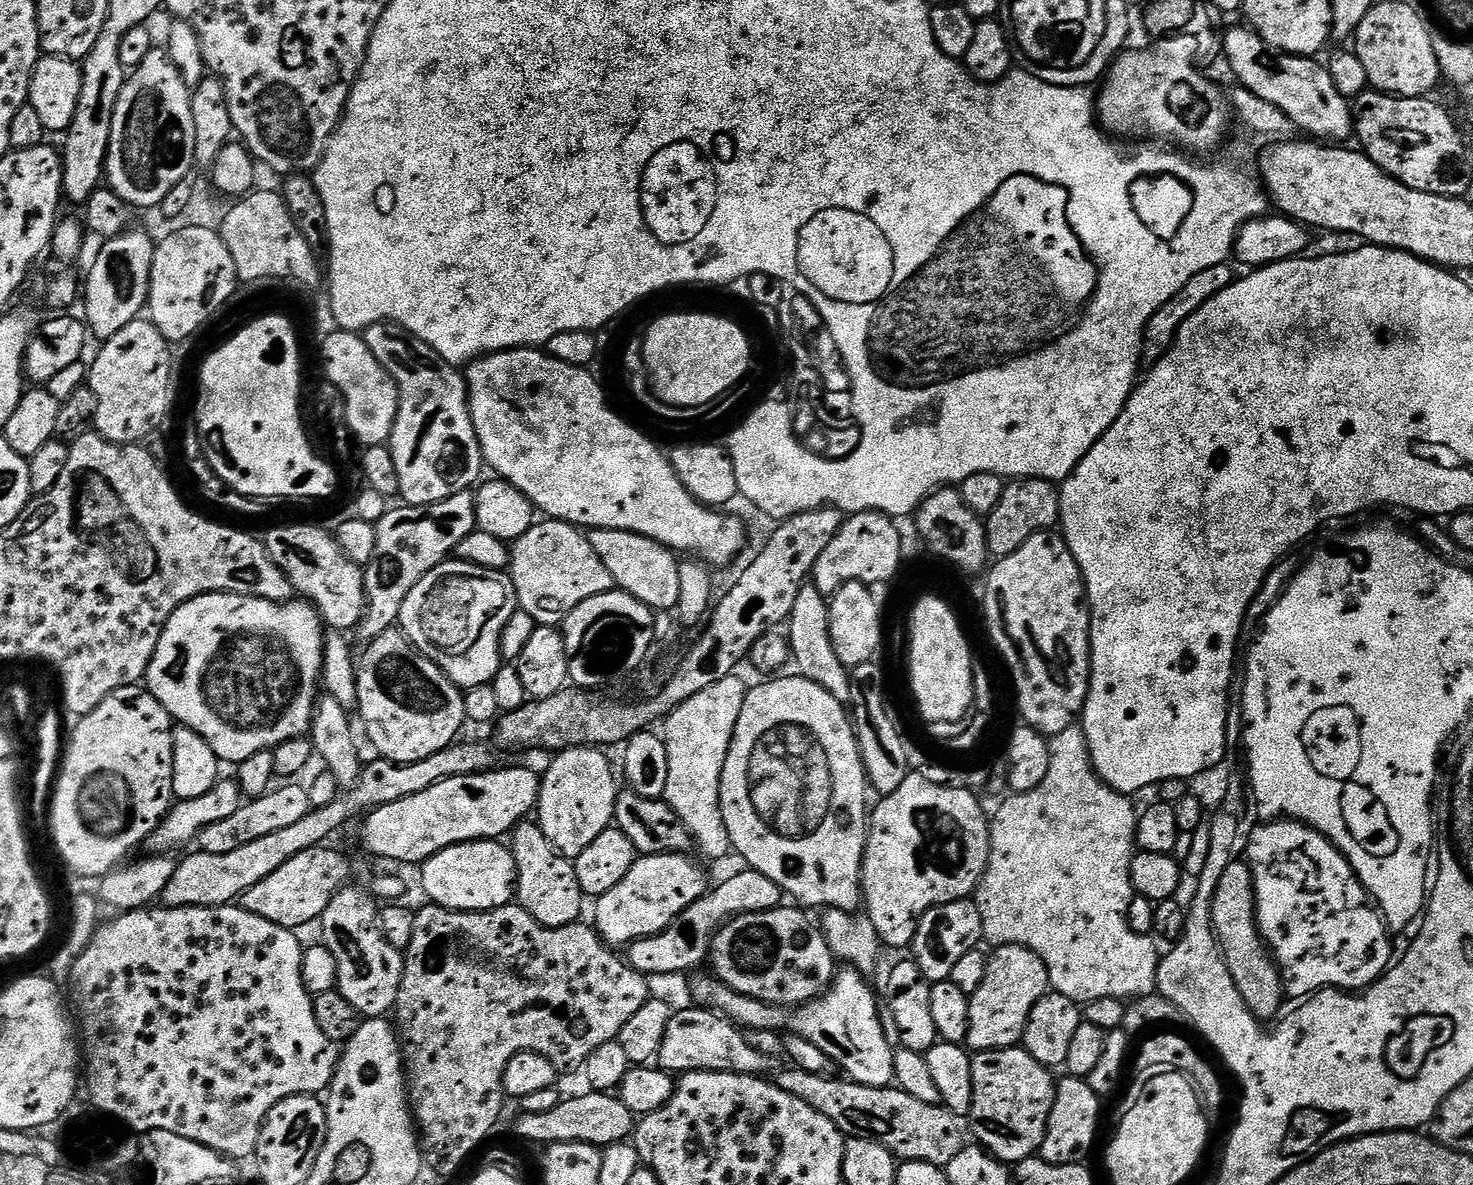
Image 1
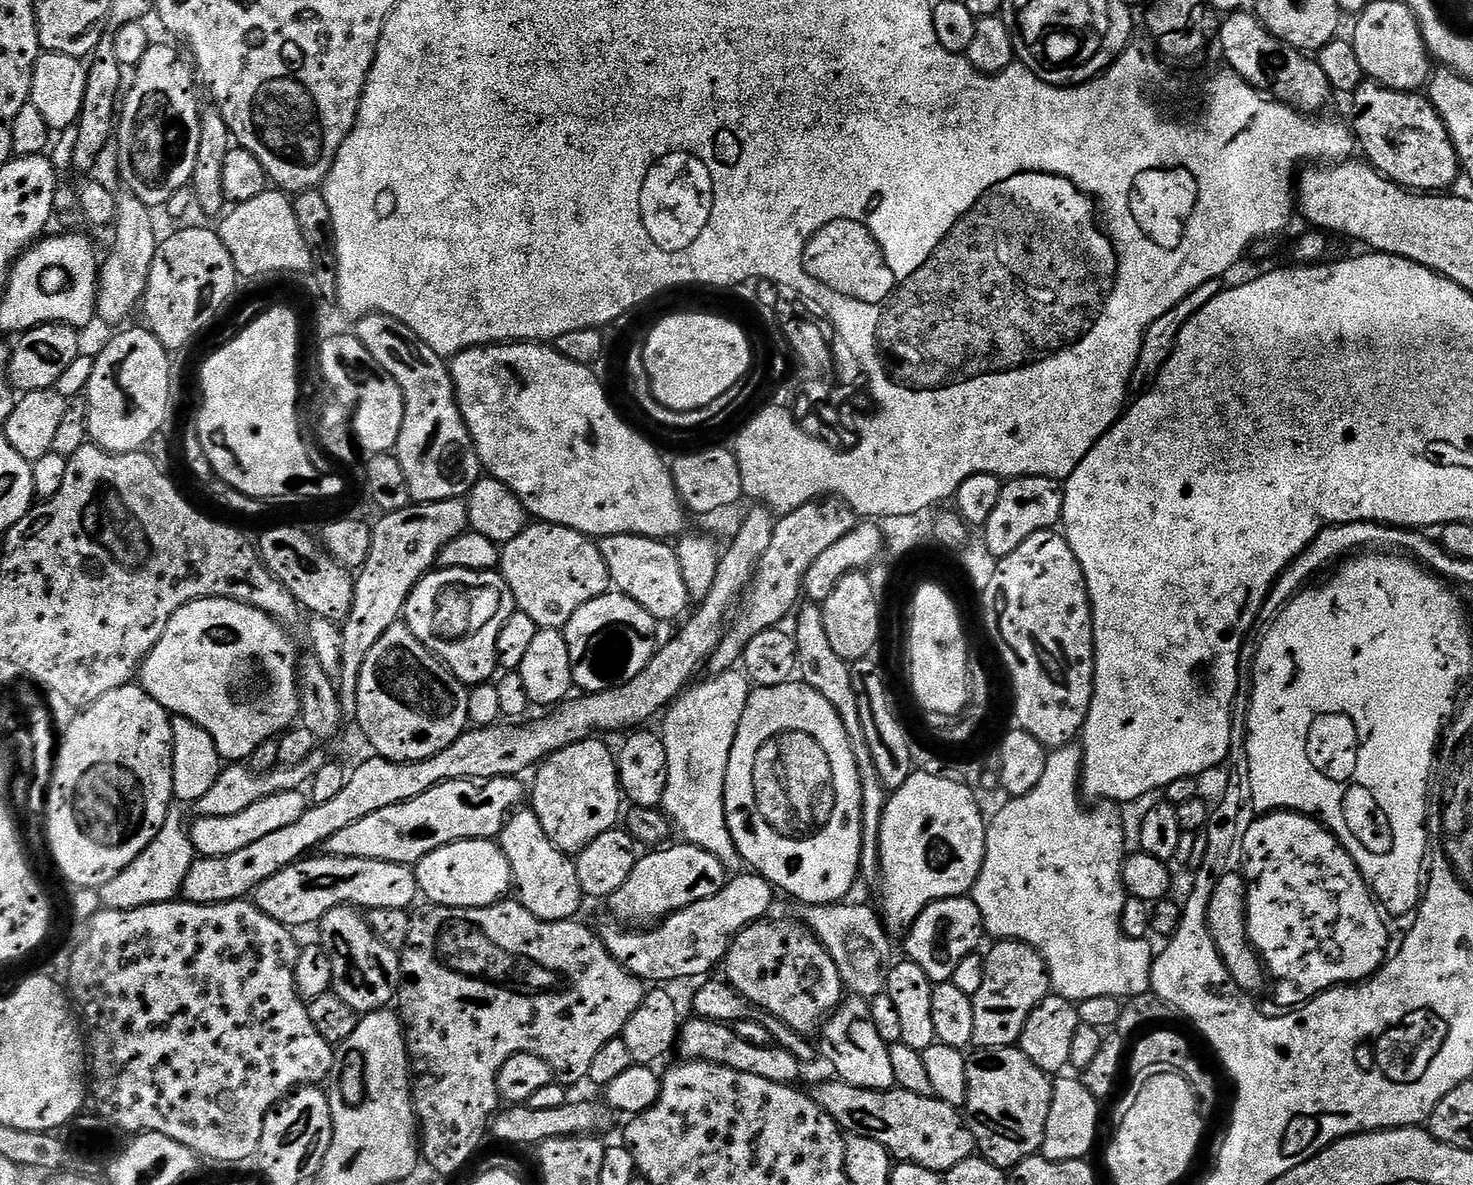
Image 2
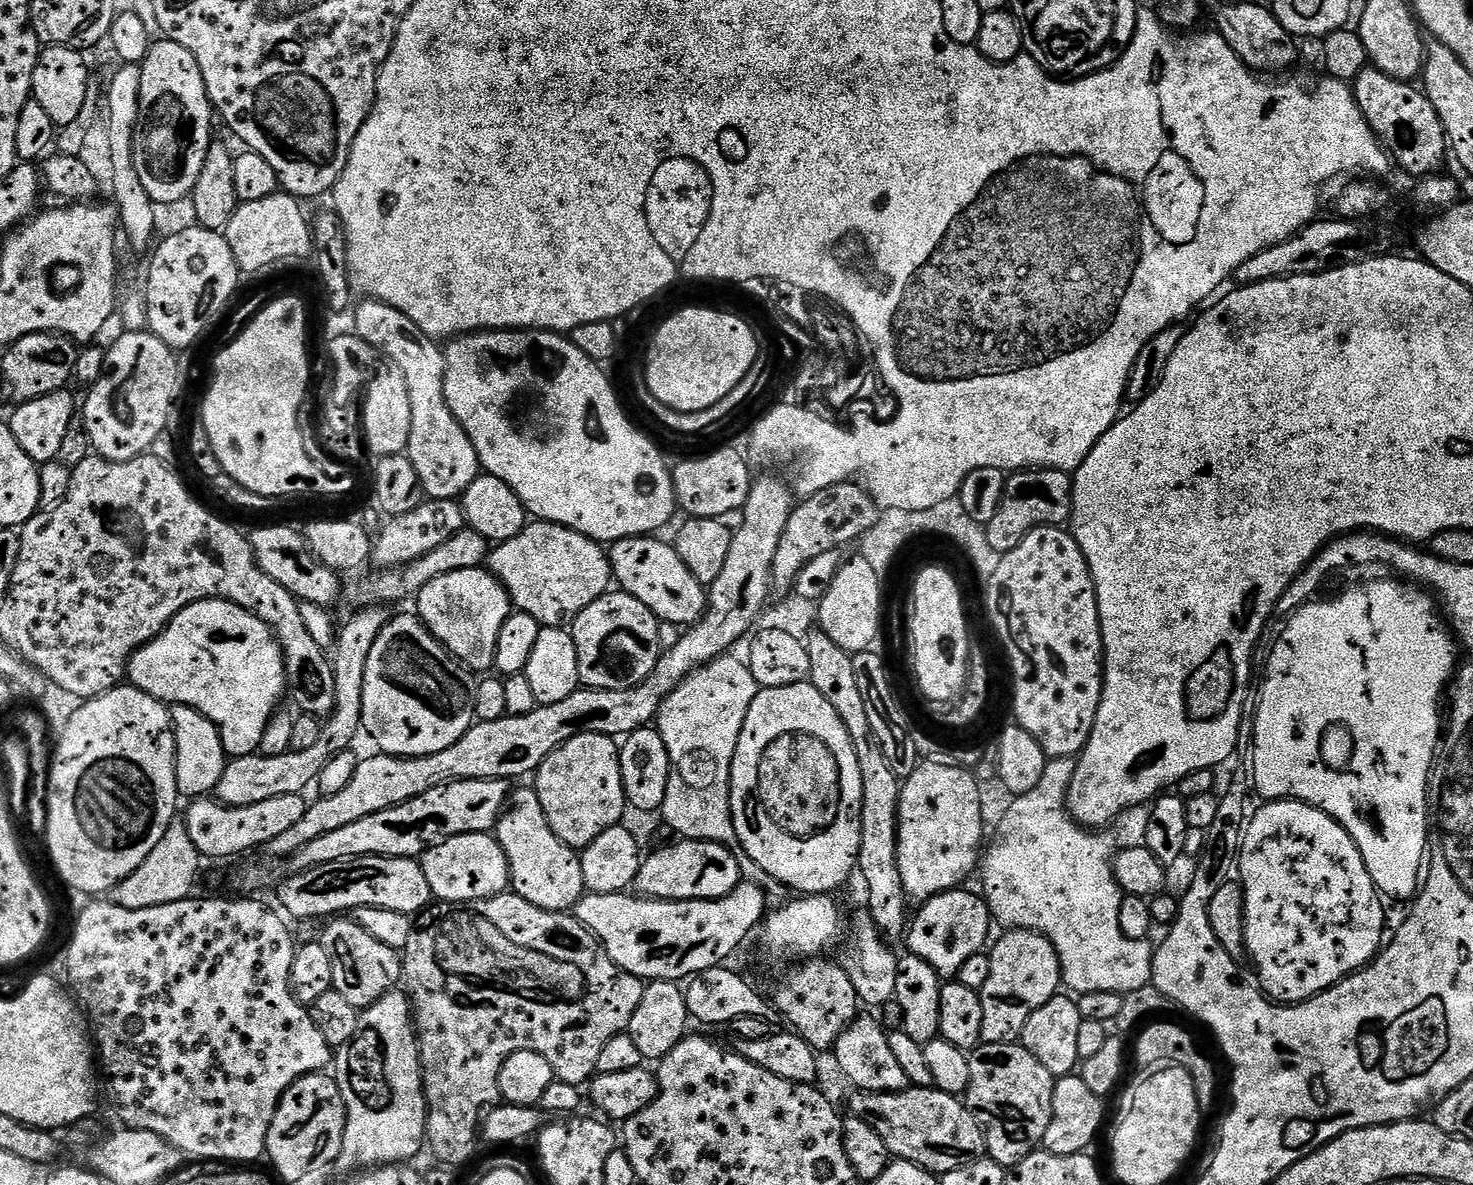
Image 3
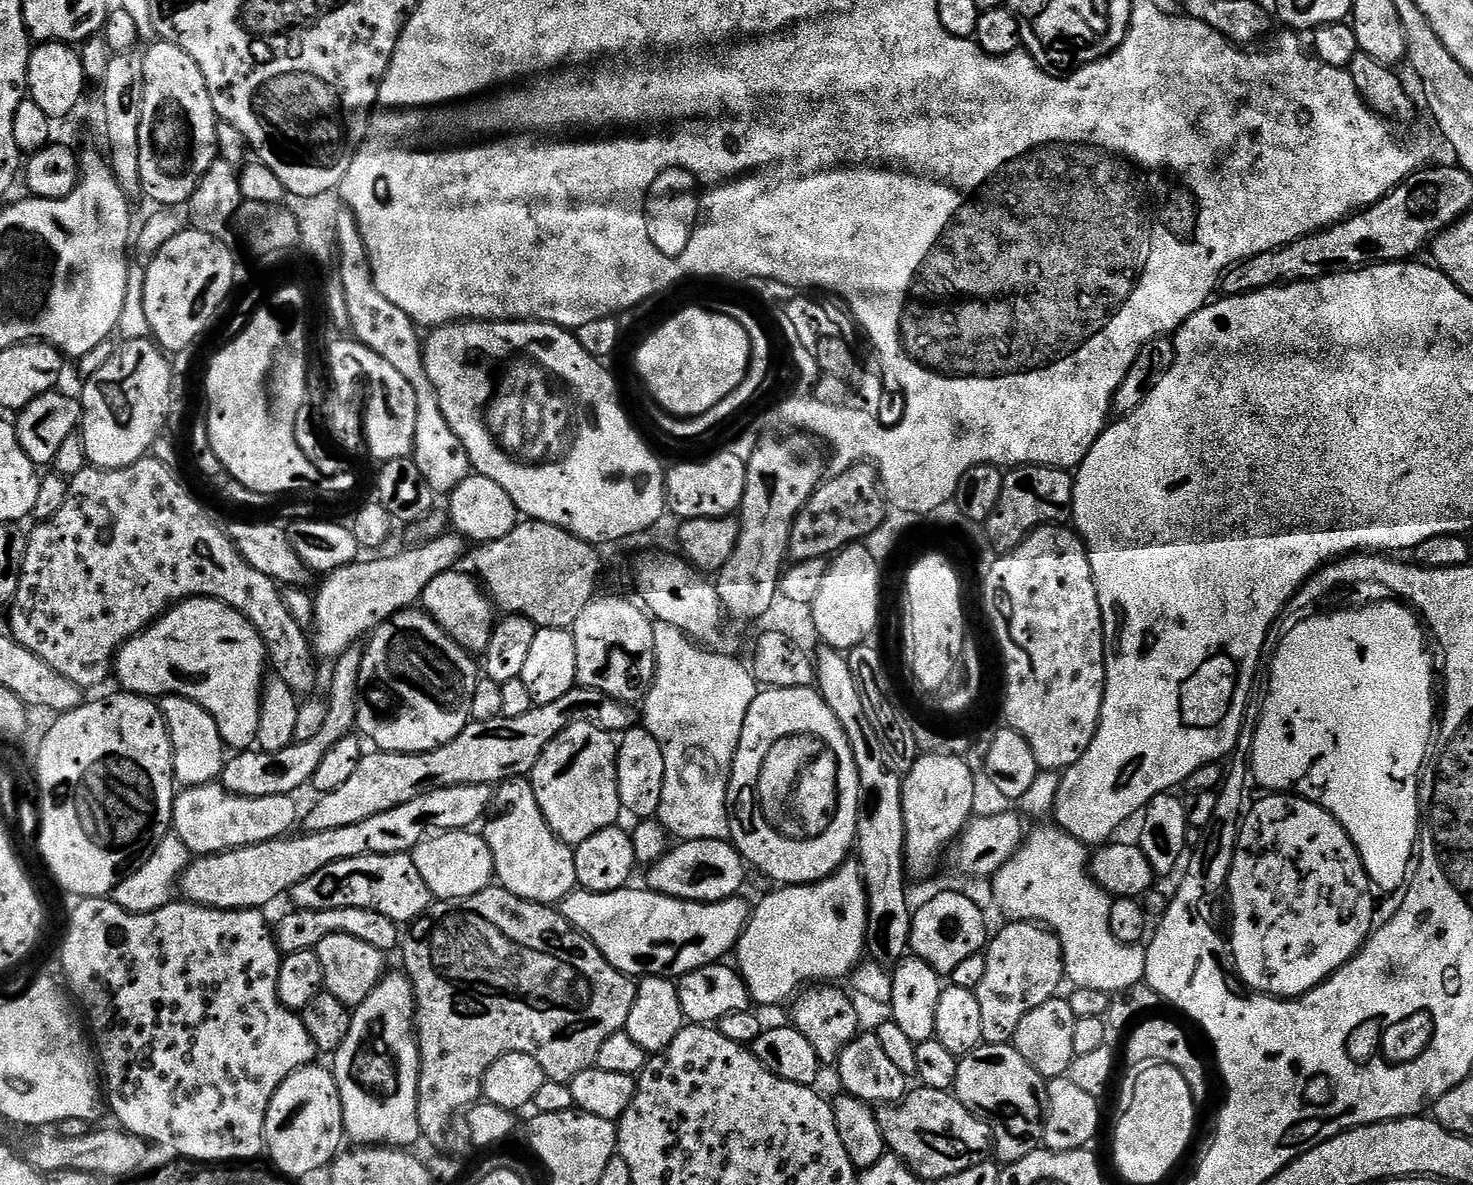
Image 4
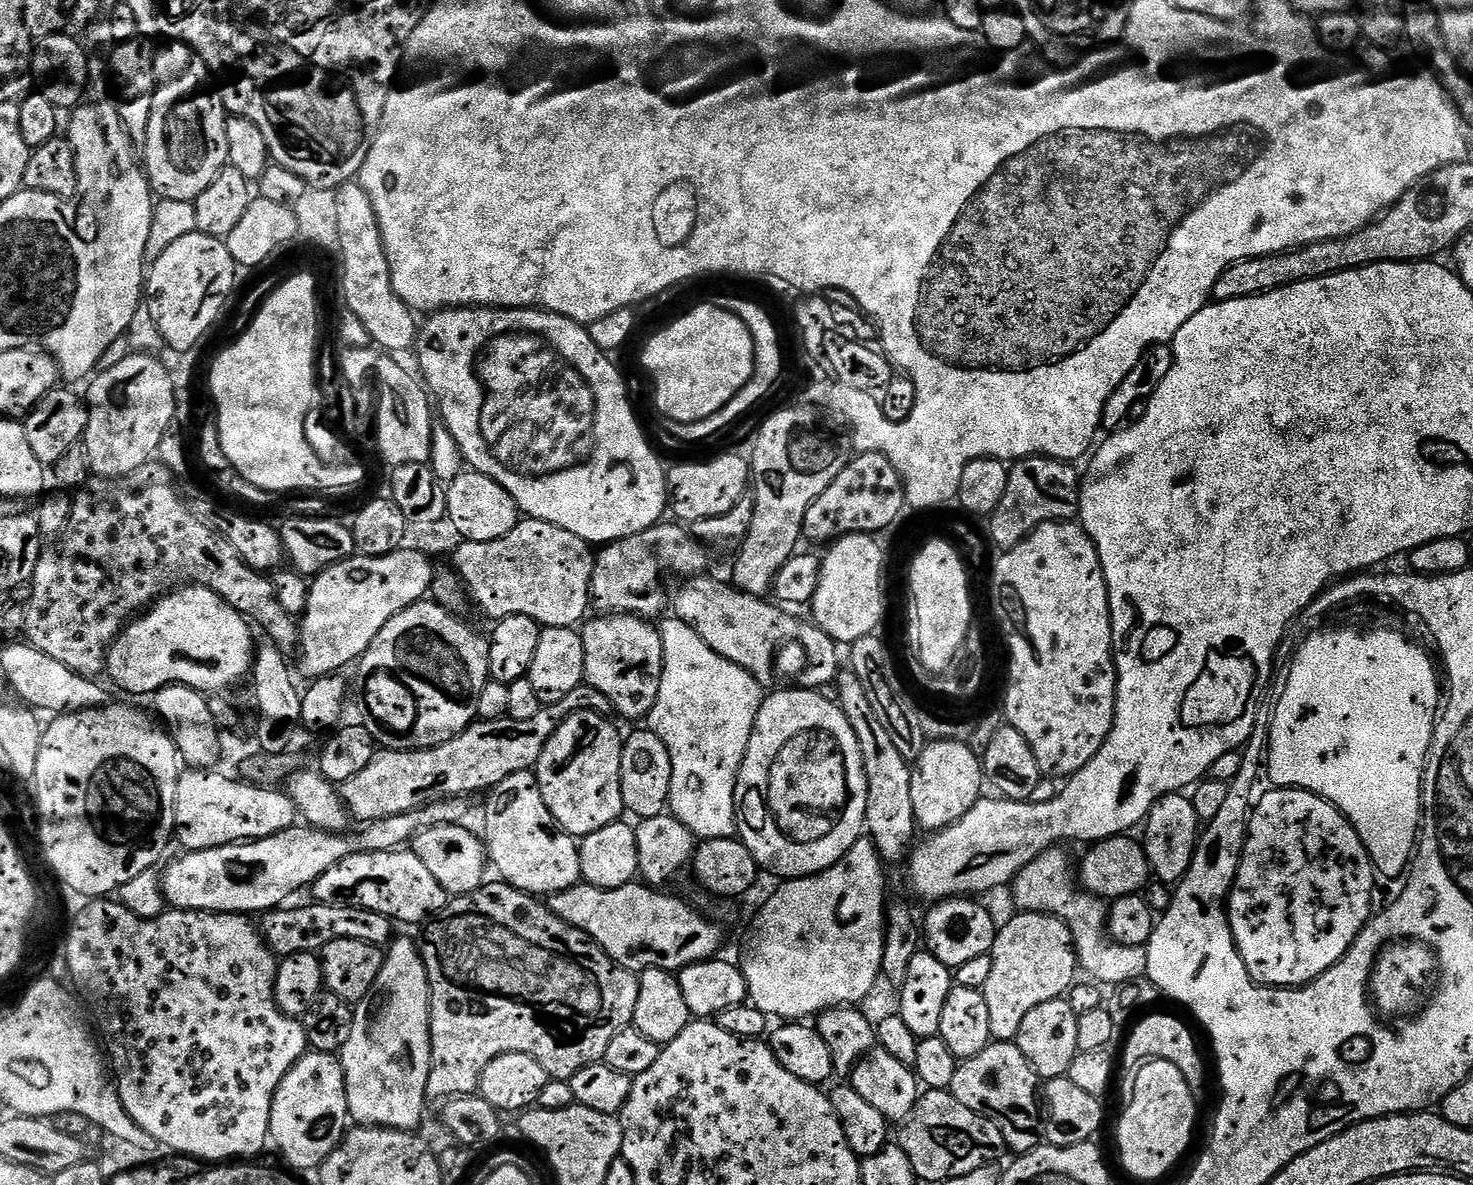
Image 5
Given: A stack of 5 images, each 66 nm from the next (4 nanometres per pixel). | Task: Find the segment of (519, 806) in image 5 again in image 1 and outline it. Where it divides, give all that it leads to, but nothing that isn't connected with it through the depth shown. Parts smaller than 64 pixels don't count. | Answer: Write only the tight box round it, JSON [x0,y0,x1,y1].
[510,822,586,928]

